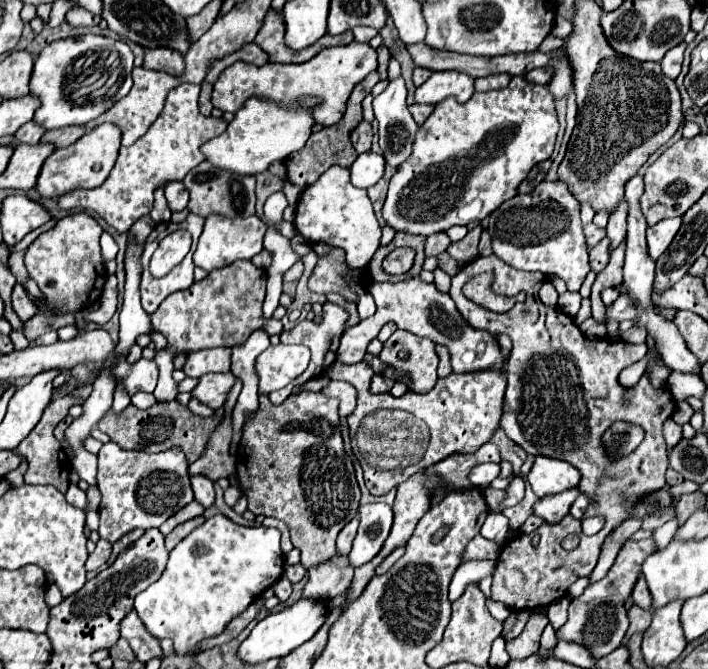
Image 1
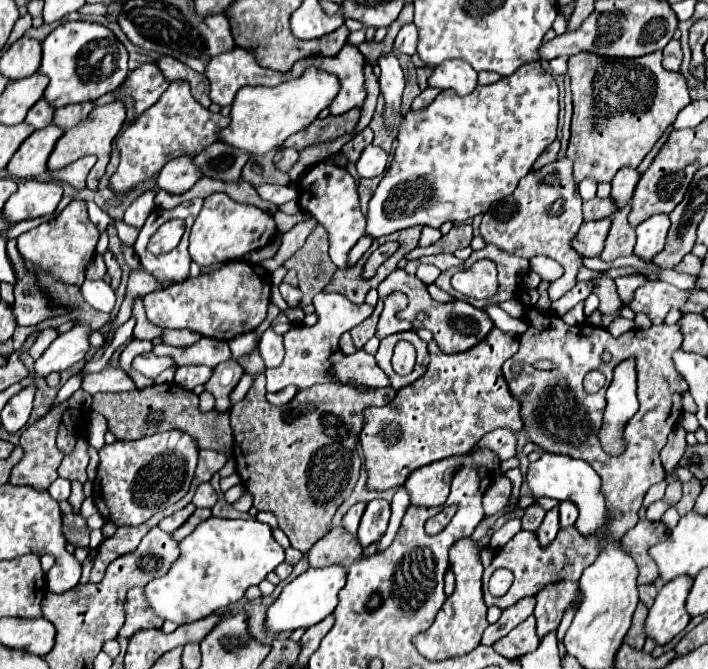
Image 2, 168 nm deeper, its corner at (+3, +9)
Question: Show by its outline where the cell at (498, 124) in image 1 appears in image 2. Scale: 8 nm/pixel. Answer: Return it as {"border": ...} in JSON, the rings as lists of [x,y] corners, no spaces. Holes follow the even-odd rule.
{"border":[[[526,64],[526,68],[518,68],[518,72],[514,72],[514,76],[504,76],[494,84],[486,84],[486,86],[476,86],[472,94],[468,96],[458,96],[454,90],[442,90],[440,96],[426,108],[418,110],[418,112],[408,112],[402,120],[400,132],[398,132],[398,148],[394,152],[394,160],[390,164],[390,168],[386,170],[384,178],[380,180],[378,188],[374,190],[374,196],[368,202],[368,214],[366,214],[366,236],[372,238],[380,238],[410,226],[432,226],[432,228],[440,228],[444,222],[466,222],[468,218],[474,218],[478,214],[484,214],[492,202],[502,200],[506,196],[510,196],[518,184],[518,180],[522,176],[526,176],[532,170],[532,164],[536,162],[536,158],[544,152],[544,148],[548,144],[552,144],[557,137],[558,126],[558,86],[554,76],[550,72],[546,72],[540,64]]]}

